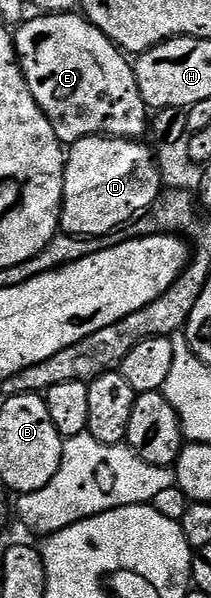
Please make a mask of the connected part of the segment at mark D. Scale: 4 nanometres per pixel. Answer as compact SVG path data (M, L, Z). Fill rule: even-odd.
M98 136L68 147L63 180L60 229L82 238L100 238L120 231L152 206L163 189L154 151L132 138Z

